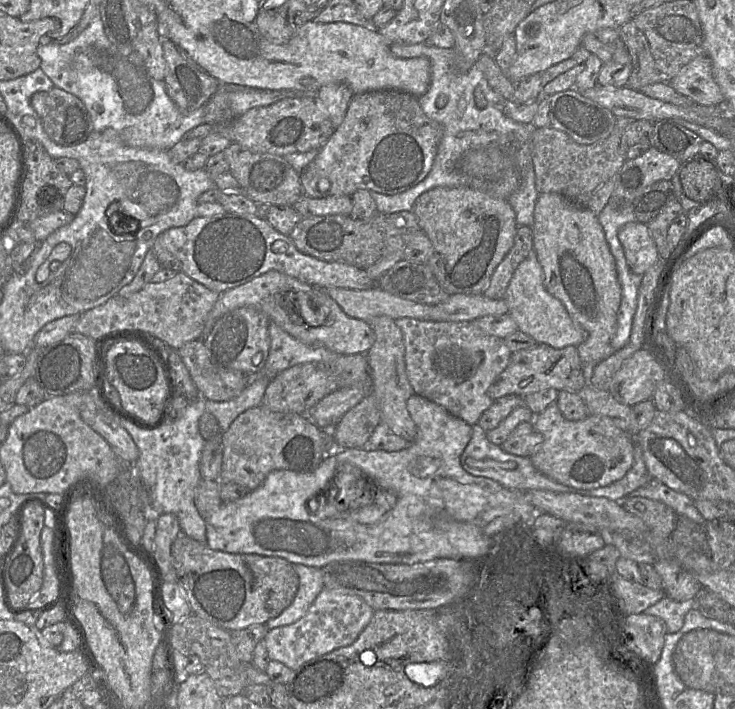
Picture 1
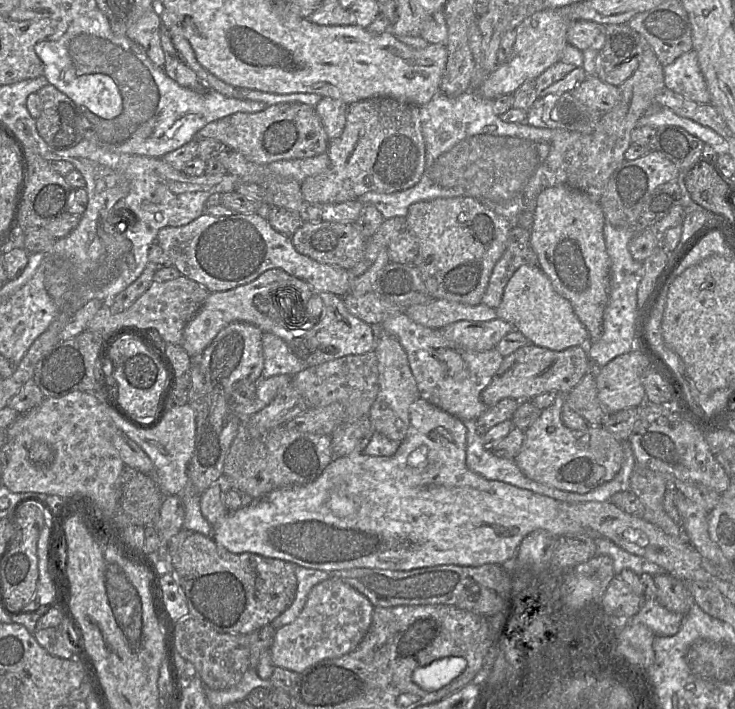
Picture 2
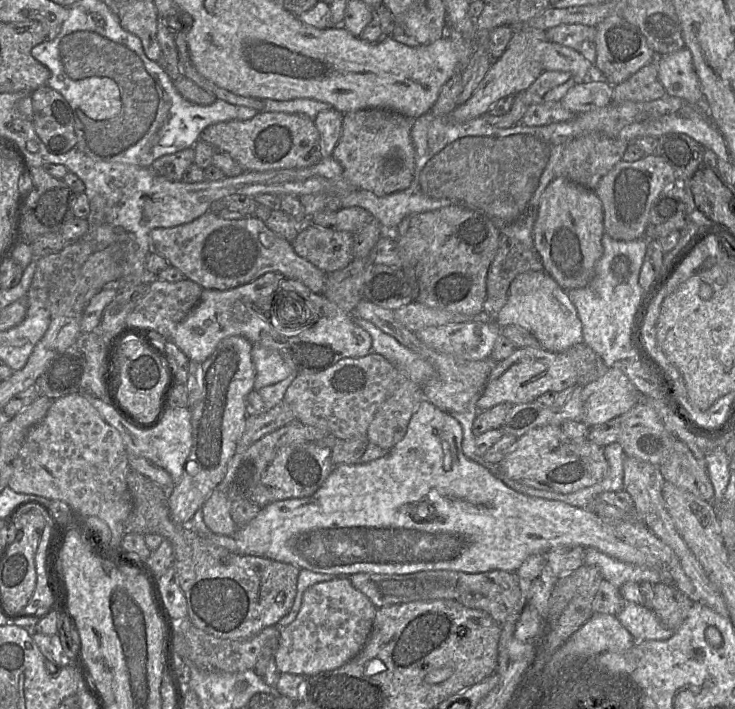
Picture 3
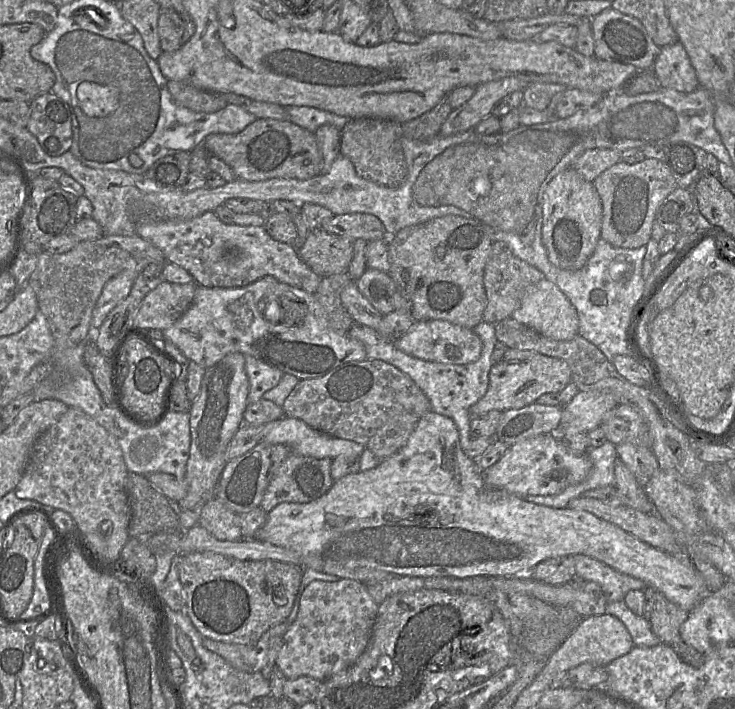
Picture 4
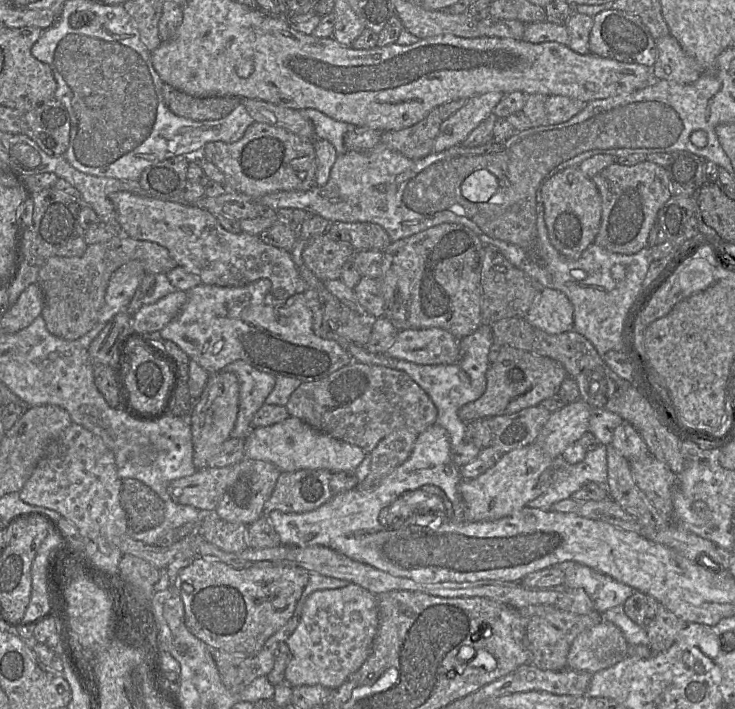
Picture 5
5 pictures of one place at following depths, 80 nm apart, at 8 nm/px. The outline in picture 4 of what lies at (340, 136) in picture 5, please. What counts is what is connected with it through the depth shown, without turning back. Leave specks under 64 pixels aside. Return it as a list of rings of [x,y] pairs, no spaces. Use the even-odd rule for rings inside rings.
[[[285,106],[288,119],[294,124],[315,133],[322,125],[332,125],[341,131],[349,118],[308,106]]]

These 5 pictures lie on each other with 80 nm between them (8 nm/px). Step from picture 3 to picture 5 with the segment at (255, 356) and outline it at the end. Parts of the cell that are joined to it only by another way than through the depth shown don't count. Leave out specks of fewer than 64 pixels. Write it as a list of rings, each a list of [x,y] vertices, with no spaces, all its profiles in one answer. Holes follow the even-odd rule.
[[[241,360],[226,365],[222,371],[234,373],[239,382],[238,414],[230,438],[246,440],[252,430],[253,416],[273,390],[276,378]]]

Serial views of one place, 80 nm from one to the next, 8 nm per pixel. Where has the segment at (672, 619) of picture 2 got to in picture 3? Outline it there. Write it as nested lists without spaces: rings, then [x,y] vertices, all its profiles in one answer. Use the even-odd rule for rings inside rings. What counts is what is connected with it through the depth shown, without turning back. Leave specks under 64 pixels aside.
[[[626,602],[623,610],[617,615],[617,619],[635,641],[665,641],[675,633],[661,623],[652,609],[644,605]]]

